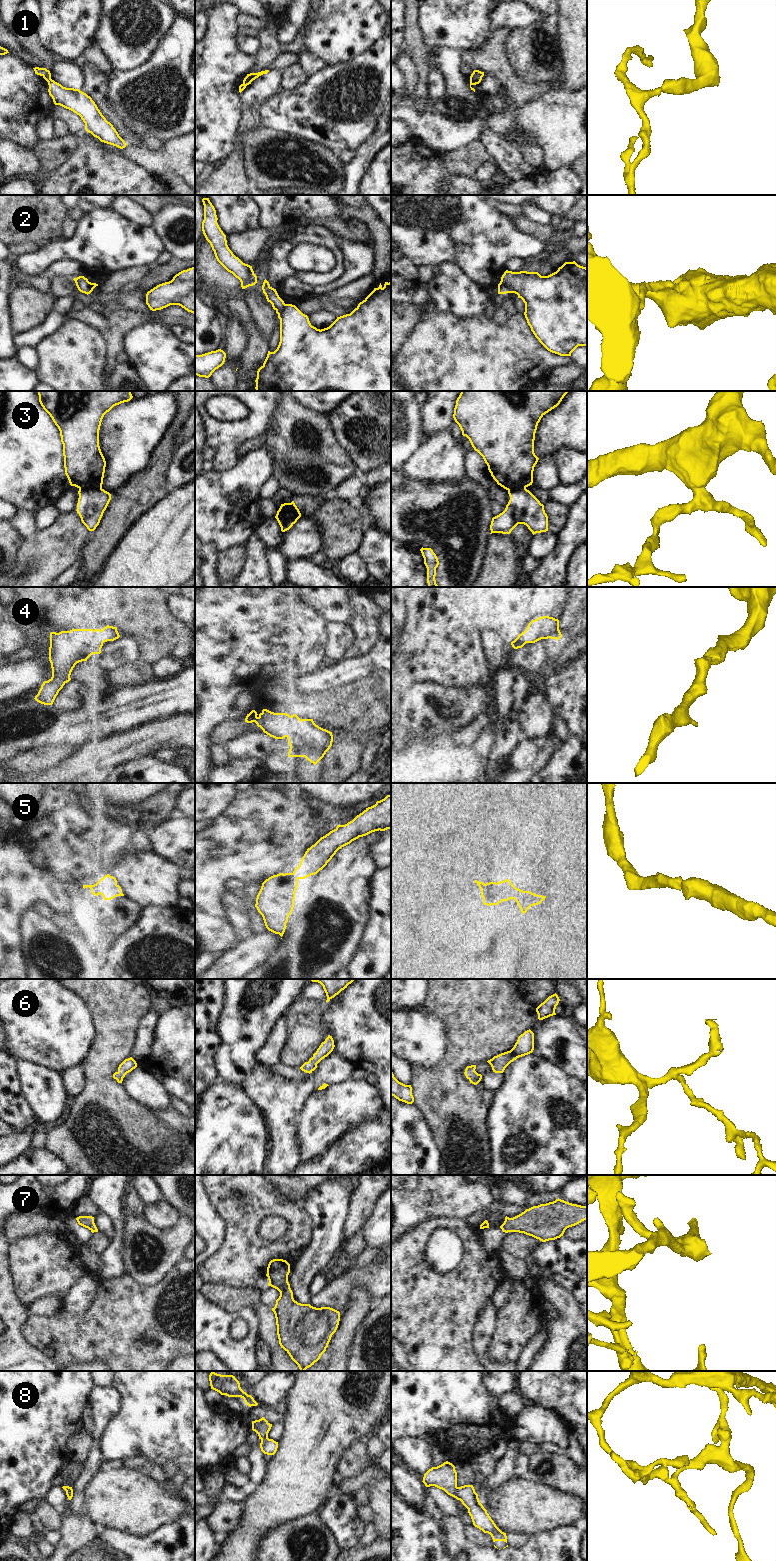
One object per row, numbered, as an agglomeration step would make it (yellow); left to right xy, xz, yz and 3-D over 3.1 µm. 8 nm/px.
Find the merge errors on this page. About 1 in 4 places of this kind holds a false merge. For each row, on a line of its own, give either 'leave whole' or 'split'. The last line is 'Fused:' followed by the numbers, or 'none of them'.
1: split
2: split
3: split
4: leave whole
5: leave whole
6: leave whole
7: leave whole
8: split
Fused: 1, 2, 3, 8

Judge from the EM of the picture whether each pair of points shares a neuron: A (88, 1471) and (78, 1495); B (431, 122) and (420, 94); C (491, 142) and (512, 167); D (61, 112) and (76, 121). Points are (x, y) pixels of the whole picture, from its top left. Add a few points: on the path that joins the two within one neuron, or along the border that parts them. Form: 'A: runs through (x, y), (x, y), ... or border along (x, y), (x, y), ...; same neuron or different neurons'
A: runs through (84, 1477), (78, 1489); same neuron
B: border along (410, 106), (418, 111), (426, 111); different neurons
C: runs through (497, 148), (510, 161); same neuron
D: runs through (65, 114), (72, 120); same neuron

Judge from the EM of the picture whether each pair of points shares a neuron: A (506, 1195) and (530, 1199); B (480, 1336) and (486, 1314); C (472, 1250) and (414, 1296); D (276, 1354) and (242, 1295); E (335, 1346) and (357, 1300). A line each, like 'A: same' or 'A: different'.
A: different
B: same
C: same
D: same
E: same

